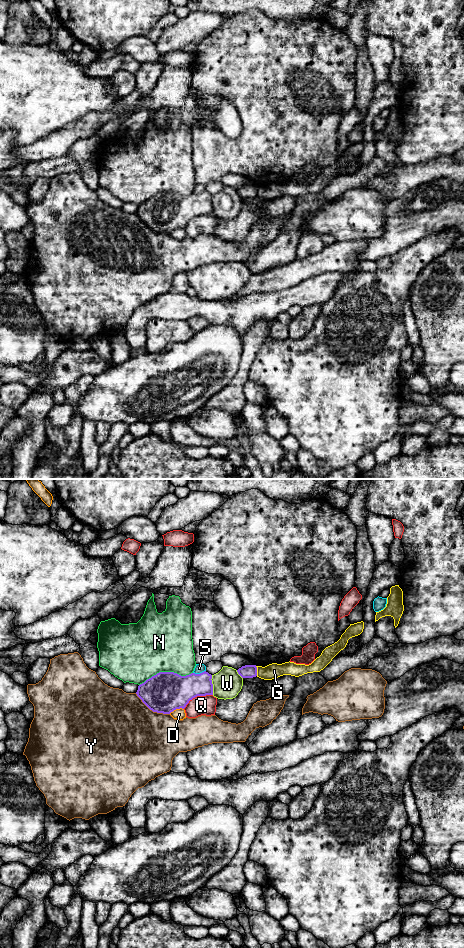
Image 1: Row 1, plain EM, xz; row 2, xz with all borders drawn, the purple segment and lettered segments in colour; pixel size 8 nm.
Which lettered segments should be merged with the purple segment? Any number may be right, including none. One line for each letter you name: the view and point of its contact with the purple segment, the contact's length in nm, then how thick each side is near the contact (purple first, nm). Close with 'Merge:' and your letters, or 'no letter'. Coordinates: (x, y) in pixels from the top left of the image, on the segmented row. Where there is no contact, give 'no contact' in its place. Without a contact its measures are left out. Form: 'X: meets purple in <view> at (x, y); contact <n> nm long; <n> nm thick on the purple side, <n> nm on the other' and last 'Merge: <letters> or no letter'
Merge: no letter

